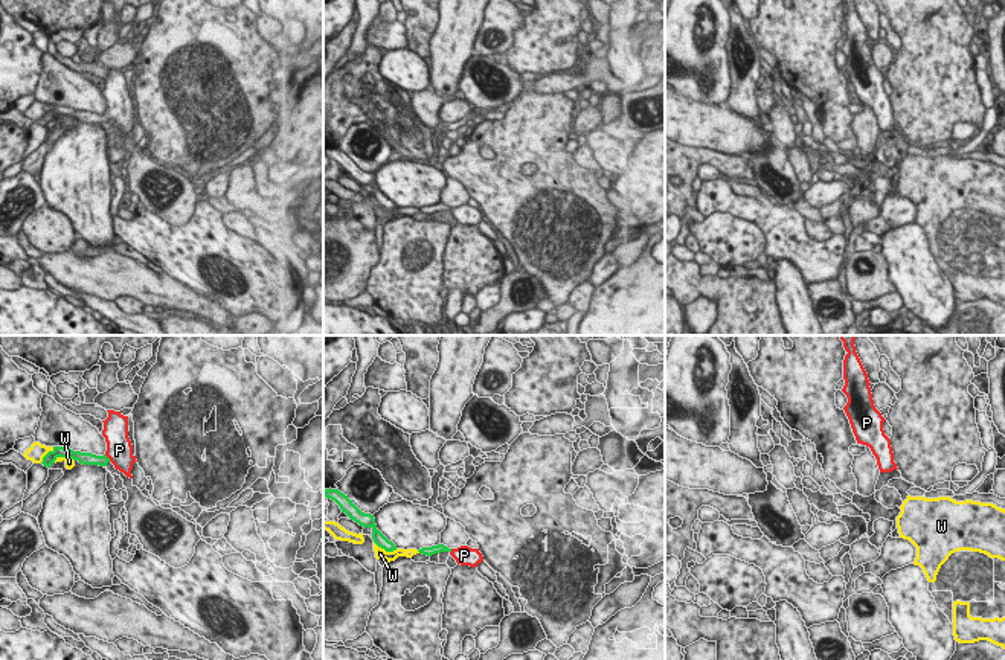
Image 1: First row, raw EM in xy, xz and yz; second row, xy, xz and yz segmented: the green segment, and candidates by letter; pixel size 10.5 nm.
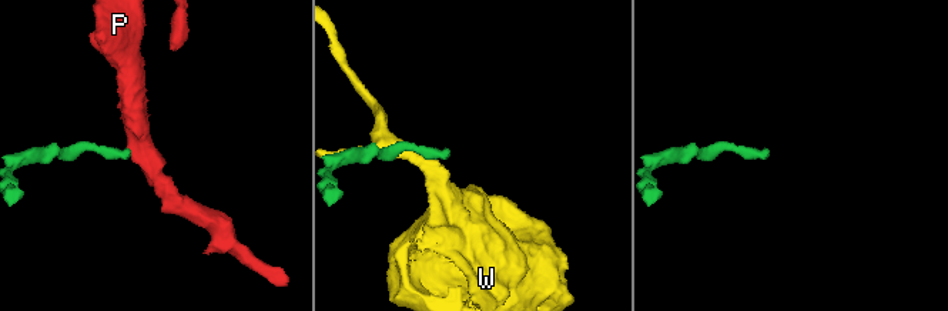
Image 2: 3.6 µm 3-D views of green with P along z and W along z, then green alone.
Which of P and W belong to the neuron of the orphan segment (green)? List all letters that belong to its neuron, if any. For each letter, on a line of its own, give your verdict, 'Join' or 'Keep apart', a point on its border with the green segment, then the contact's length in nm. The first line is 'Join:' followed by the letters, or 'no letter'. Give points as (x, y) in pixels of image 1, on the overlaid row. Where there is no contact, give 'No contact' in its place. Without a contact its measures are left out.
Join: P
P: Join. Touches green at xy (107, 458). Shared border 110 nm
W: Keep apart. Touches green at xz (386, 551). Shared border 260 nm.

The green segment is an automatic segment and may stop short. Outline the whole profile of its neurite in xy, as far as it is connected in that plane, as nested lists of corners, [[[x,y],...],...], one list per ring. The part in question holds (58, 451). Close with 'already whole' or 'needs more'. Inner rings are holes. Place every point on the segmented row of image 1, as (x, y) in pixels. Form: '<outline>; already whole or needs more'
[[[107,410],[108,418],[104,422],[102,436],[107,442],[107,451],[104,456],[96,456],[92,453],[73,451],[64,447],[53,447],[43,457],[44,466],[52,466],[58,457],[70,457],[78,460],[82,465],[99,465],[107,466],[108,462],[114,465],[116,469],[124,473],[127,477],[133,479],[131,469],[133,463],[137,462],[133,454],[133,445],[128,437],[128,416],[124,416],[120,412]]]; needs more

